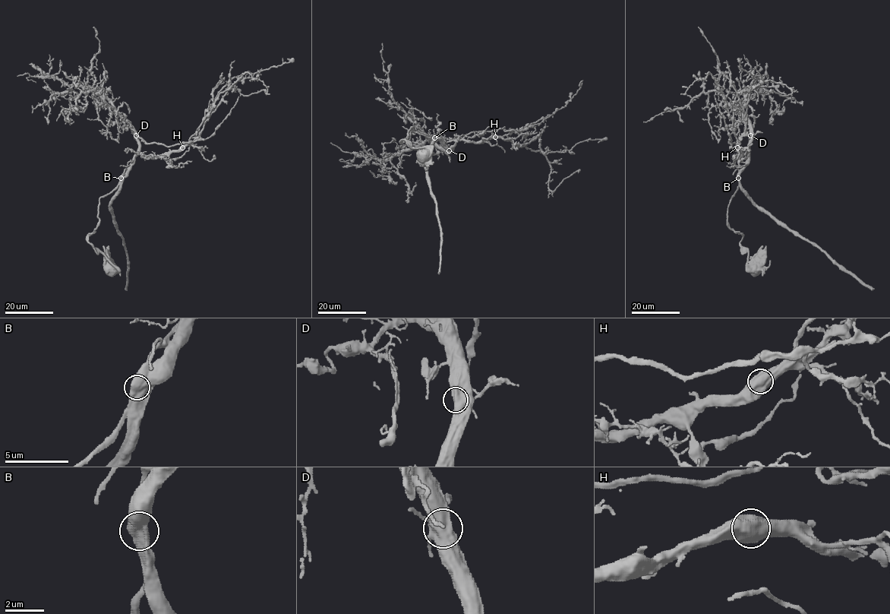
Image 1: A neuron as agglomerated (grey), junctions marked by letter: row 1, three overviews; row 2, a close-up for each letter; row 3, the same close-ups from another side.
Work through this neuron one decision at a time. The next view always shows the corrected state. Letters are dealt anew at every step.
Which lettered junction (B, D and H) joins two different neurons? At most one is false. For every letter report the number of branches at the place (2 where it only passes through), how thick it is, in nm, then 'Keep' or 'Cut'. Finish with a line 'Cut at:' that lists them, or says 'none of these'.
B: Branches: 1. Thickness 1100 nm. Keep
D: Branches: 1. Thickness 1050 nm. Keep
H: Branches: 1. Thickness 1000 nm. Keep
Cut at: none of these

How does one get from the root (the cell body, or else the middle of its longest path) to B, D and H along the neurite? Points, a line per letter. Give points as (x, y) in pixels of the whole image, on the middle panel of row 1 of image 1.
B: (421, 155), (423, 147), (413, 147), (404, 140), (401, 141), (407, 132), (412, 127), (414, 131), (434, 138)
D: (421, 155), (423, 147), (401, 141), (412, 127), (415, 132), (437, 138), (449, 150)
H: (421, 155), (423, 147), (401, 141), (412, 127), (414, 131), (448, 147), (459, 140), (478, 141), (495, 137)

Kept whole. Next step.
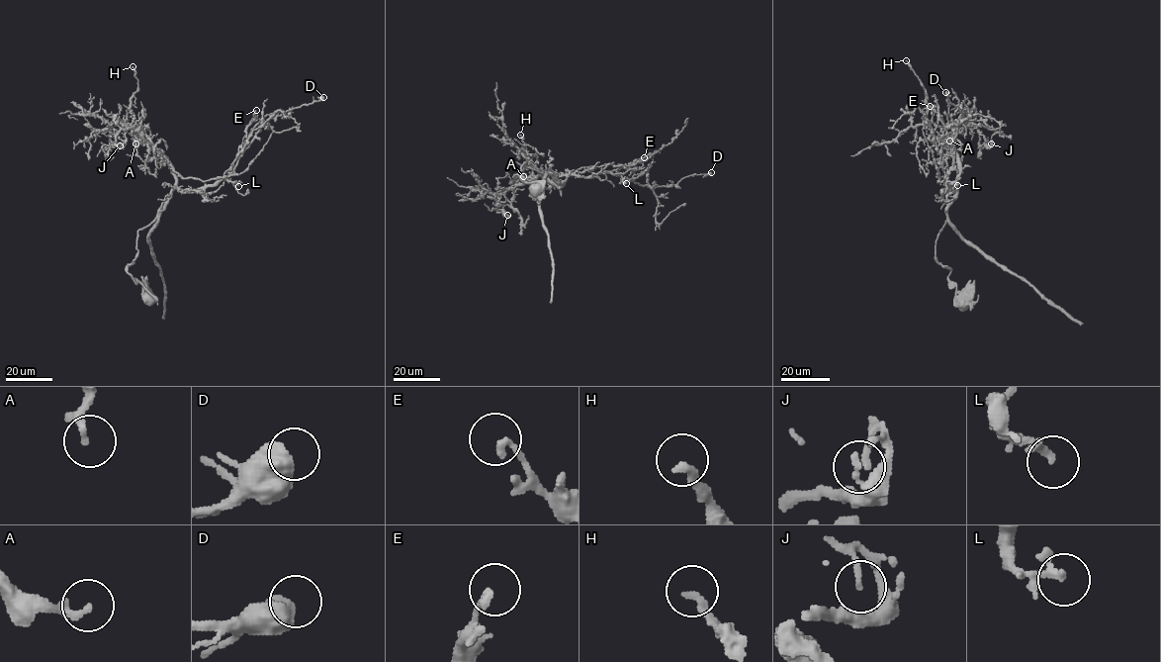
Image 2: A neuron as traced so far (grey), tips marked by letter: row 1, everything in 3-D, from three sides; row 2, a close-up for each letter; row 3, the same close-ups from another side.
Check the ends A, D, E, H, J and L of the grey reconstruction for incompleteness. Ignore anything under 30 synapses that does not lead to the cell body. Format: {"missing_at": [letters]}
{"missing_at": []}

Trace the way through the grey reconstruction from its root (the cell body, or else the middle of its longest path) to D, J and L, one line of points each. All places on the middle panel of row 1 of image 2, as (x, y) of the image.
D: (534, 189), (535, 182), (514, 176), (525, 162), (560, 182), (570, 175), (613, 173), (652, 188), (711, 172)
J: (534, 189), (535, 182), (514, 176), (525, 162), (563, 183), (538, 175), (506, 189), (498, 198), (507, 215)
L: (534, 189), (535, 182), (514, 176), (525, 162), (560, 182), (570, 175), (609, 172), (620, 173), (626, 183)

